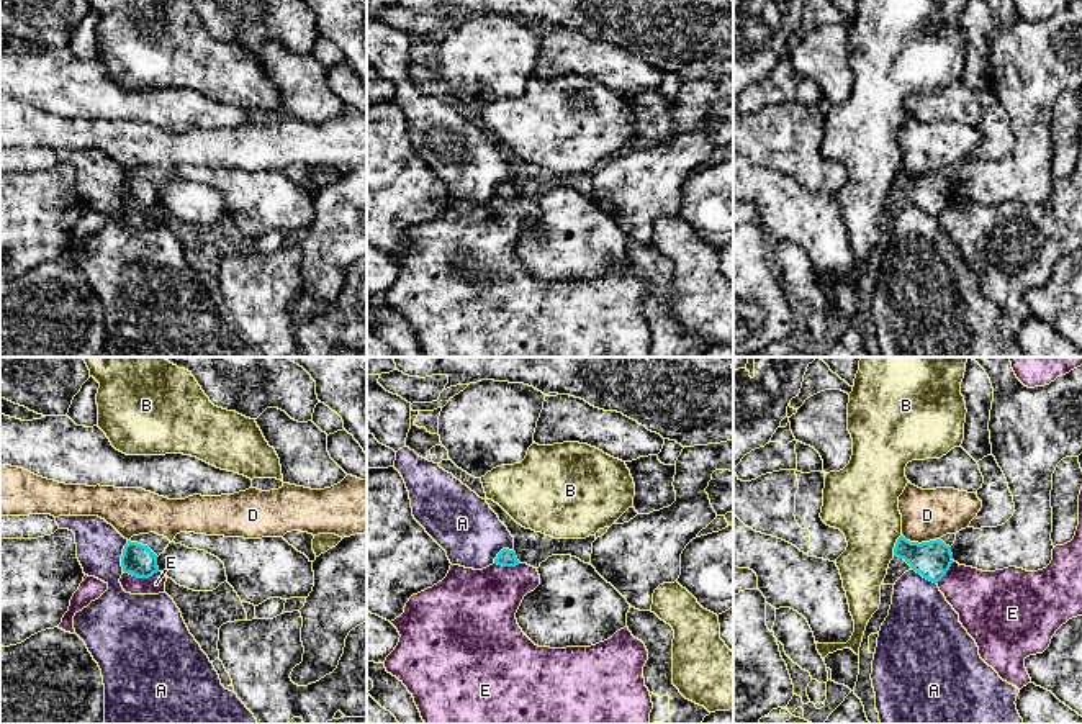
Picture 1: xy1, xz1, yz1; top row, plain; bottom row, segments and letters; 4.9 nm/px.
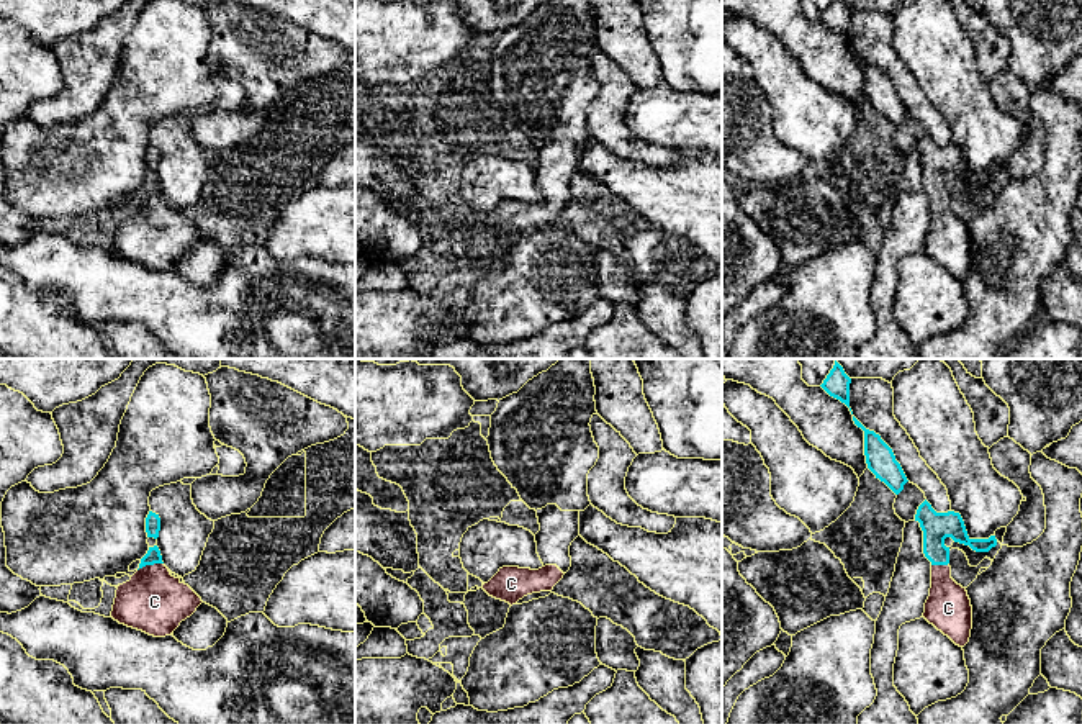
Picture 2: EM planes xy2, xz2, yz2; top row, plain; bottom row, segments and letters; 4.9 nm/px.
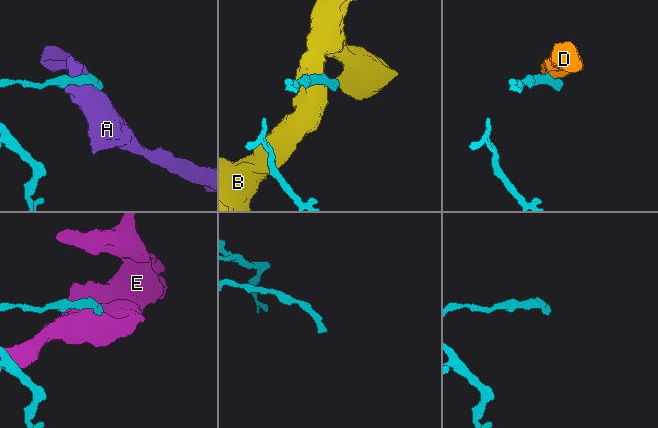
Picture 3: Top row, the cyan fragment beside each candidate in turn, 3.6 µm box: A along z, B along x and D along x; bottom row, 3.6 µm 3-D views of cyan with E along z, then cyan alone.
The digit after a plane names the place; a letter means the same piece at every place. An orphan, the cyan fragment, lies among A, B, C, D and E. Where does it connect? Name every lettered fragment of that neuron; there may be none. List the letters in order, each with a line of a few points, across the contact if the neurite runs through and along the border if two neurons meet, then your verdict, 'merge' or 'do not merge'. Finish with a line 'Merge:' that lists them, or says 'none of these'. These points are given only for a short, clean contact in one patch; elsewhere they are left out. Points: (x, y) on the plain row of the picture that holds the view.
A: do not merge
B: yz1 (901, 167), (892, 189) | do not merge
C: xy2 (153, 189), (149, 197), (154, 235) | merge
D: yz1 (902, 167), (919, 176), (940, 172) | do not merge
E: xy1 (123, 203), (138, 210), (151, 210), (157, 205) | do not merge
Merge: C

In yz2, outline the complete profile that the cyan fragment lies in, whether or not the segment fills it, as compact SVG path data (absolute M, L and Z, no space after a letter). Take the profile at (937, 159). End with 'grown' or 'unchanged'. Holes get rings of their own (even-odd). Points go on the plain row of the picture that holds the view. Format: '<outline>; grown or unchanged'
M926 133L918 139L915 154L923 164L923 187L931 195L931 221L923 251L956 278L964 280L971 270L972 239L966 221L951 211L949 180L944 172L951 170L976 185L989 185L997 179L997 172L971 172L959 146L936 146Z; grown

